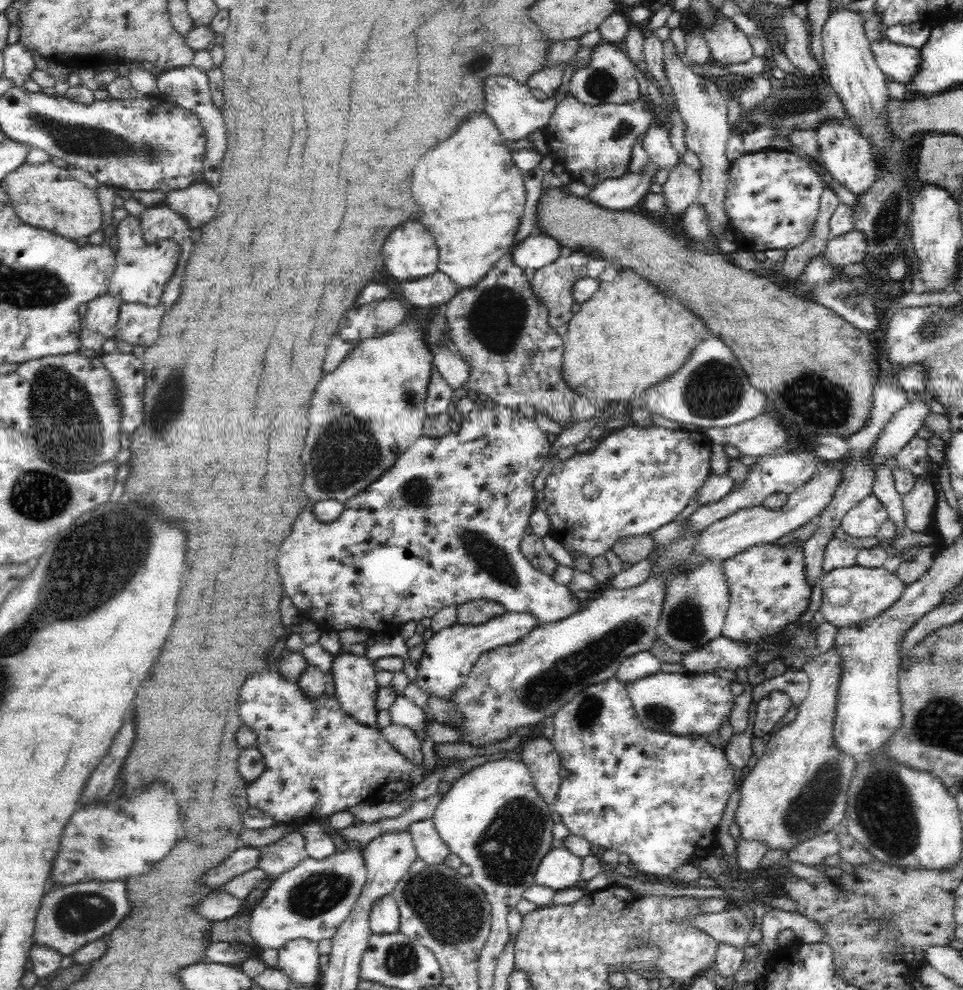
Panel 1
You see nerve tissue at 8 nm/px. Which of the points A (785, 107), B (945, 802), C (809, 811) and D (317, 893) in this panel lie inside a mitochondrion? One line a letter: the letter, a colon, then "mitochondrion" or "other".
A: mitochondrion
B: other
C: mitochondrion
D: mitochondrion

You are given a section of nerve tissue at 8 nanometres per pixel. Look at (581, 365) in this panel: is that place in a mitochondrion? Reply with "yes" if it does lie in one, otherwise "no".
no

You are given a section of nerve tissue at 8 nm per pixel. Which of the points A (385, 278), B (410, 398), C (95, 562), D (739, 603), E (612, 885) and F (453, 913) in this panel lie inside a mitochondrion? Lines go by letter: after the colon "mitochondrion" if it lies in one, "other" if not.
A: other
B: other
C: mitochondrion
D: other
E: other
F: mitochondrion

